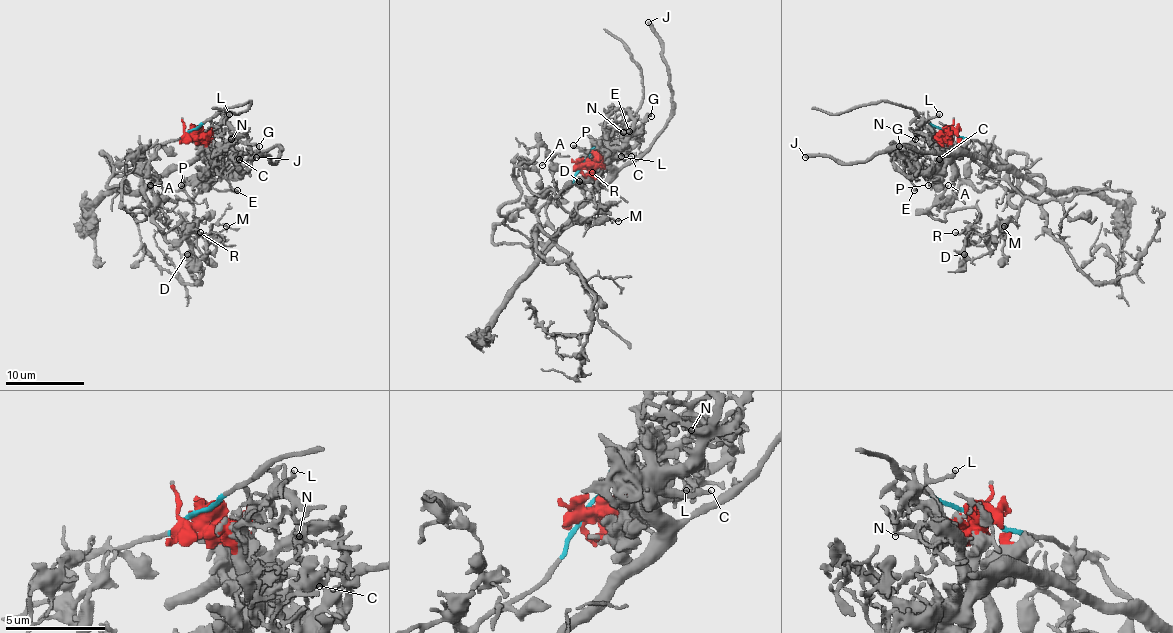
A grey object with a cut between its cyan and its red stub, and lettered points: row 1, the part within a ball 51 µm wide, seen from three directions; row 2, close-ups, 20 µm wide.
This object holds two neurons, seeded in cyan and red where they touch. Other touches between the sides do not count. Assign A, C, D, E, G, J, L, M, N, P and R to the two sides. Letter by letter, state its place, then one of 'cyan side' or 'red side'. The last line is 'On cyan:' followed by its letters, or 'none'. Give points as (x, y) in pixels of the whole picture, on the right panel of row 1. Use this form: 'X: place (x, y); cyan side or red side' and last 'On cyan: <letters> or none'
A: place (948, 185); cyan side
C: place (939, 159); red side
D: place (964, 254); cyan side
E: place (914, 190); red side
G: place (899, 146); red side
J: place (805, 157); red side
L: place (939, 114); red side
M: place (1004, 226); cyan side
N: place (915, 139); red side
P: place (928, 185); red side
R: place (955, 232); cyan side
On cyan: A, D, M, R

